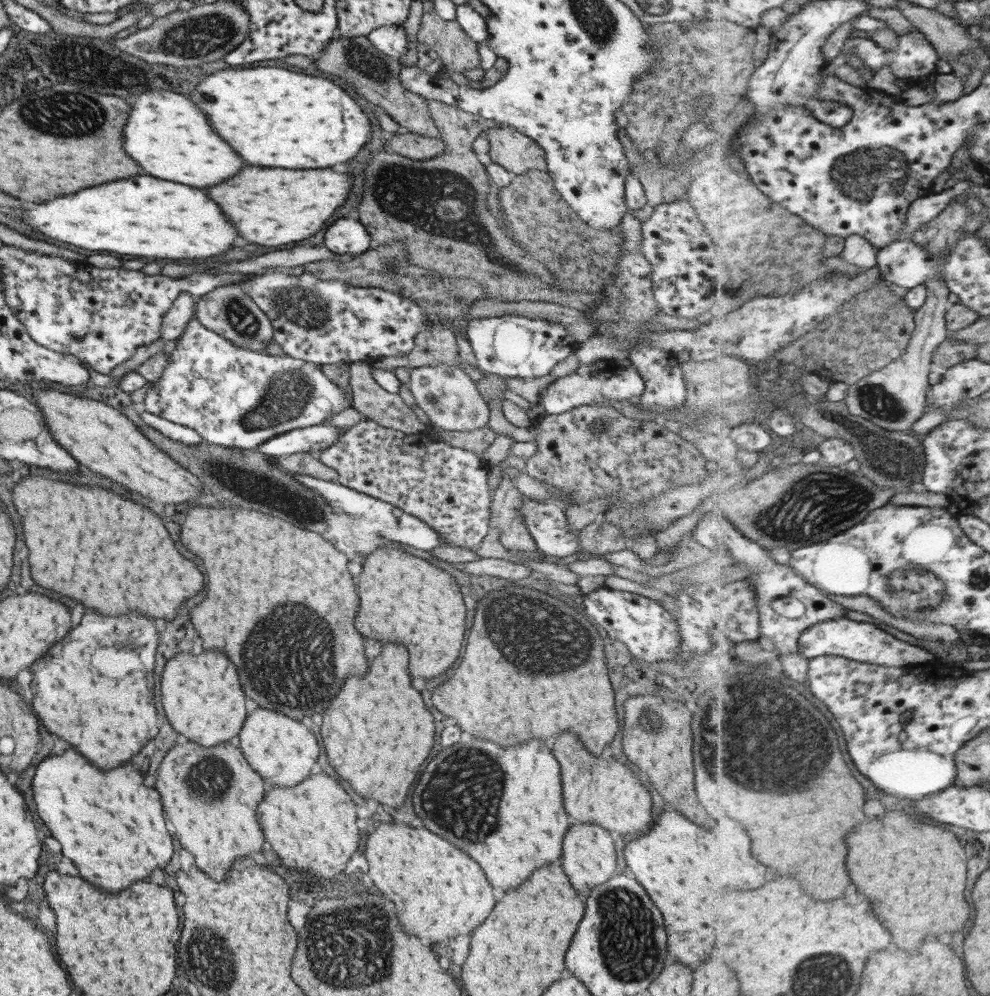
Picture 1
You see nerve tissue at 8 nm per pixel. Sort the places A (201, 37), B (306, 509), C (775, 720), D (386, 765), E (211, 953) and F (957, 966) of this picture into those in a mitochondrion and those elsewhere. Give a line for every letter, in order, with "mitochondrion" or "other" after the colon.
A: mitochondrion
B: mitochondrion
C: mitochondrion
D: other
E: mitochondrion
F: other

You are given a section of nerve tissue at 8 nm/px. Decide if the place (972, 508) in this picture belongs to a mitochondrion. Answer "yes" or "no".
no

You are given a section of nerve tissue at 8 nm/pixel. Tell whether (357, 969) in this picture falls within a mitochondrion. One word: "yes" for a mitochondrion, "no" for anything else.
yes

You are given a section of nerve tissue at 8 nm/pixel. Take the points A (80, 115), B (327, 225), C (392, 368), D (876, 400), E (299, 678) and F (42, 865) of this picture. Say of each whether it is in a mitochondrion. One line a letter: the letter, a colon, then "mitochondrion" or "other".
A: mitochondrion
B: other
C: other
D: mitochondrion
E: mitochondrion
F: other

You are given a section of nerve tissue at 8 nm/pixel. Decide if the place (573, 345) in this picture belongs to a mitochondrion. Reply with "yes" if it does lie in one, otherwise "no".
no

